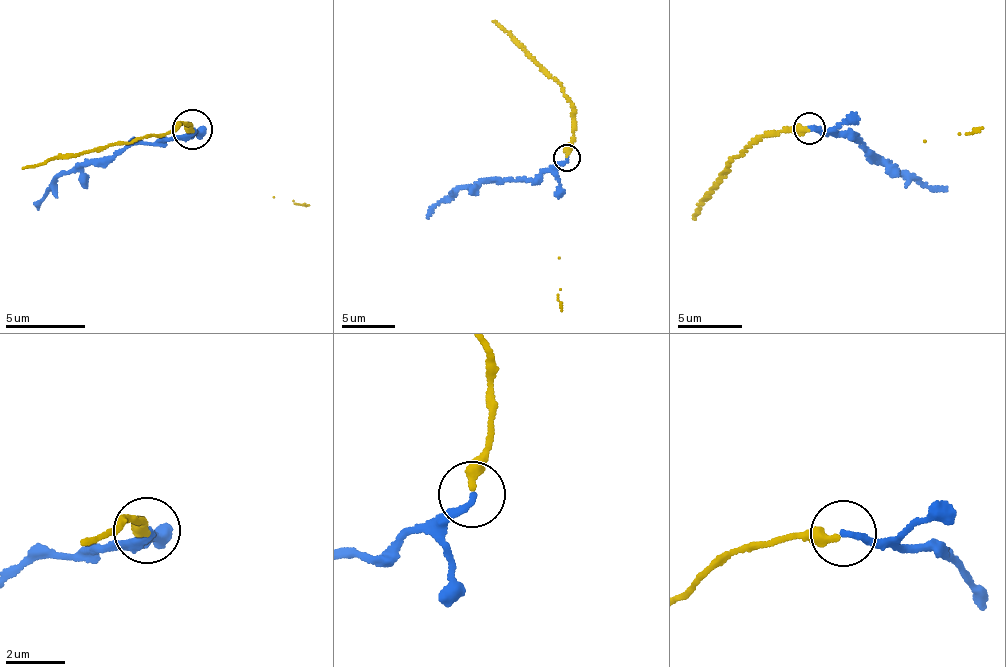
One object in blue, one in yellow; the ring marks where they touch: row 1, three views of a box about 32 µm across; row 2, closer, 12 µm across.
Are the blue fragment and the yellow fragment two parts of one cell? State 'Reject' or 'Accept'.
Reject

